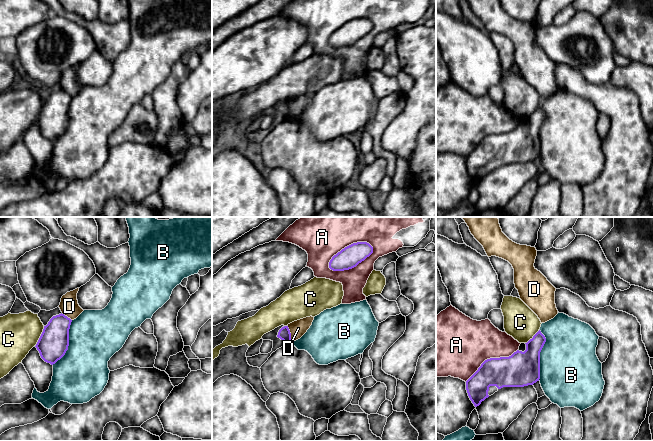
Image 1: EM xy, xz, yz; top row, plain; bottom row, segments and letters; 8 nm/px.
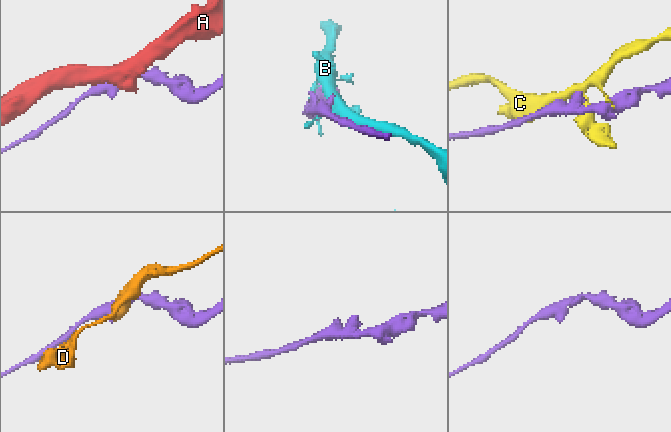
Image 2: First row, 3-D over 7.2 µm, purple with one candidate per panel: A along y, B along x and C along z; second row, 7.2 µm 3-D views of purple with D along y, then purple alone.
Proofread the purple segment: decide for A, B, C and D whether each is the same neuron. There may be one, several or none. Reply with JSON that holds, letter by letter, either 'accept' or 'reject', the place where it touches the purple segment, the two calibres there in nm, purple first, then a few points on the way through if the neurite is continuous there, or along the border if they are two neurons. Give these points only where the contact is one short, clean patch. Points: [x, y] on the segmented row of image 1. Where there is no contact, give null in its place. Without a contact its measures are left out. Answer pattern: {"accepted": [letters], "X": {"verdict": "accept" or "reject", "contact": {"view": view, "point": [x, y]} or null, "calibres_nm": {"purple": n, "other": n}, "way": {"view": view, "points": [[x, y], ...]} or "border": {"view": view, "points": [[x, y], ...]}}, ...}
{"accepted": [], "A": {"verdict": "reject", "contact": {"view": "xz", "point": [352, 267]}, "calibres_nm": {"purple": 170, "other": 190}}, "B": {"verdict": "reject", "contact": {"view": "yz", "point": [539, 355]}, "calibres_nm": {"purple": 280, "other": 460}}, "C": {"verdict": "reject", "contact": {"view": "xy", "point": [40, 336]}, "calibres_nm": {"purple": 240, "other": 320}}, "D": {"verdict": "reject", "contact": {"view": "xz", "point": [290, 333]}, "calibres_nm": {"purple": 100, "other": 130}, "border": {"view": "xz", "points": [[287, 325], [292, 341]]}}}

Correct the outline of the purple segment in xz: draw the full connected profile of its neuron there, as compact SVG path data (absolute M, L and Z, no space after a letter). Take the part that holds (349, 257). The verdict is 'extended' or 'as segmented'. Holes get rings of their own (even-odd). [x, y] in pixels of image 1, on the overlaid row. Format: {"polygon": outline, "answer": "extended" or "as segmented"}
{"polygon": "M367 242L353 243L332 257L329 268L344 271L356 267L373 253L373 247Z", "answer": "as segmented"}

